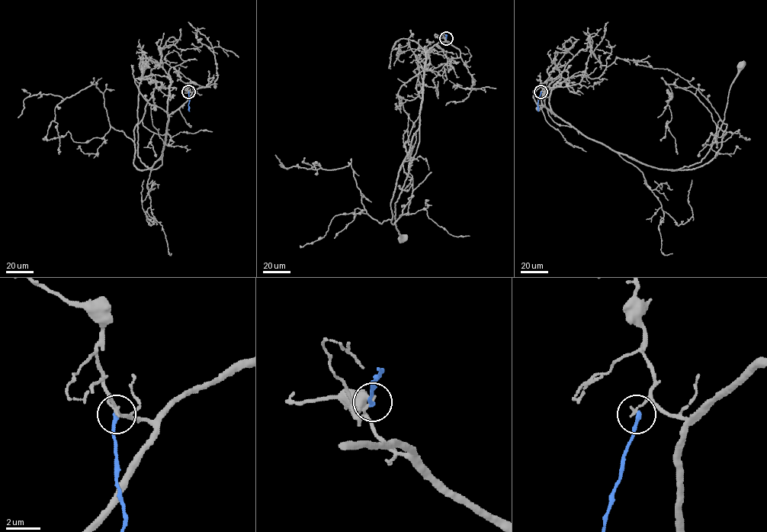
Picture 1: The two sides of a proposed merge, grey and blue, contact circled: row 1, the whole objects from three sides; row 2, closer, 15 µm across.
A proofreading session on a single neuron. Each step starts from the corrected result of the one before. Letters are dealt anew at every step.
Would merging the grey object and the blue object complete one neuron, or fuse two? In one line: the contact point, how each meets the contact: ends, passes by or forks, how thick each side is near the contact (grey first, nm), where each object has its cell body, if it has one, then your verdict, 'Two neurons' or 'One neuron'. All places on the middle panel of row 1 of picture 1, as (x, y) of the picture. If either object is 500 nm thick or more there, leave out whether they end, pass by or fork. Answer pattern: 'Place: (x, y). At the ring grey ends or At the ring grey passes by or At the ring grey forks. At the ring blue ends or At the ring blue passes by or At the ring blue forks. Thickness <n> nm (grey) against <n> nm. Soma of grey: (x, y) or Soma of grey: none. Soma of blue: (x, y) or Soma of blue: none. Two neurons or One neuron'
Place: (446, 38). At the ring grey ends. At the ring blue ends. Thickness 160 nm (grey) against 240 nm. Soma of grey: (402, 238). Soma of blue: none. Two neurons

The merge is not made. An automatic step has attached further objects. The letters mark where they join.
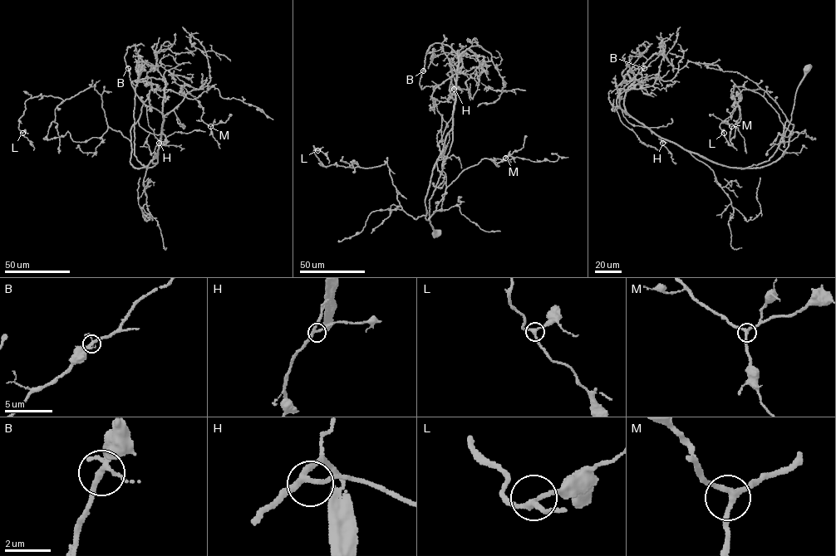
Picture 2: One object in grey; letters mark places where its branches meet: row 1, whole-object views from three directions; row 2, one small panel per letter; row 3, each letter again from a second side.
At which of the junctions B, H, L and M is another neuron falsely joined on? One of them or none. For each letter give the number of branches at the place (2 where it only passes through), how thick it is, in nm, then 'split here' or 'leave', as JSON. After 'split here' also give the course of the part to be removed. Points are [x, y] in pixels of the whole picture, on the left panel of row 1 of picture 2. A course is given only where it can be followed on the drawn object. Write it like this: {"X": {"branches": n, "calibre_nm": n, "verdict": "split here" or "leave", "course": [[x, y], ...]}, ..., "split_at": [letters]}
{"B": {"branches": 4, "calibre_nm": 200, "verdict": "leave"}, "H": {"branches": 3, "calibre_nm": 240, "verdict": "leave"}, "L": {"branches": 3, "calibre_nm": 220, "verdict": "leave"}, "M": {"branches": 3, "calibre_nm": 240, "verdict": "leave"}, "split_at": []}

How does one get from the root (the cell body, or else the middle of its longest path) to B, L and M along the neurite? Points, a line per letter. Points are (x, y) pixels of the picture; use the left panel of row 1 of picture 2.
B: (140, 69), (135, 88), (134, 155), (148, 168), (157, 163), (163, 115), (140, 99), (131, 85), (128, 68)
L: (140, 69), (134, 155), (152, 167), (157, 157), (130, 163), (94, 86), (28, 99), (22, 133)
M: (140, 69), (134, 155), (146, 168), (157, 163), (135, 168), (130, 129), (152, 89), (195, 99), (210, 126)

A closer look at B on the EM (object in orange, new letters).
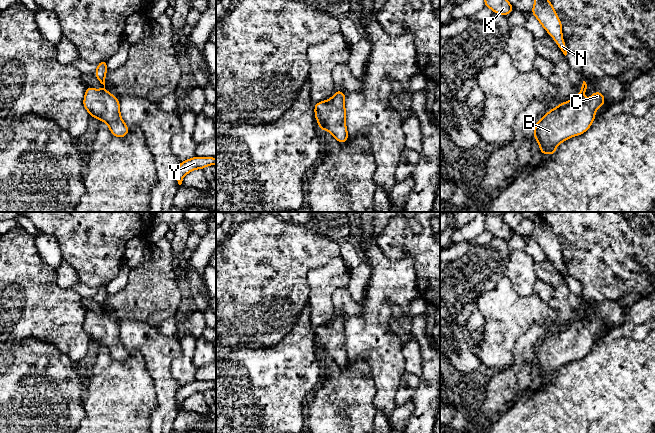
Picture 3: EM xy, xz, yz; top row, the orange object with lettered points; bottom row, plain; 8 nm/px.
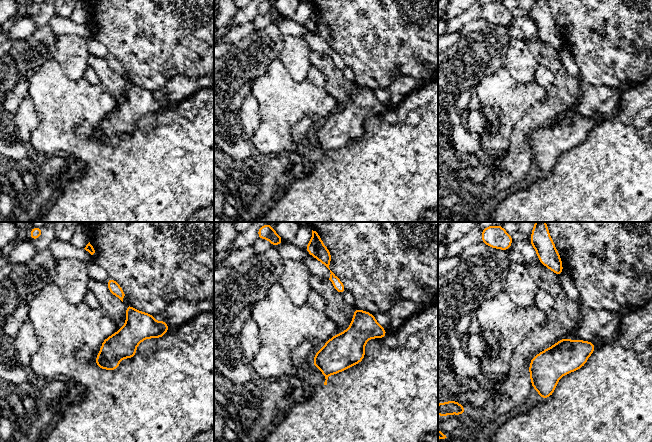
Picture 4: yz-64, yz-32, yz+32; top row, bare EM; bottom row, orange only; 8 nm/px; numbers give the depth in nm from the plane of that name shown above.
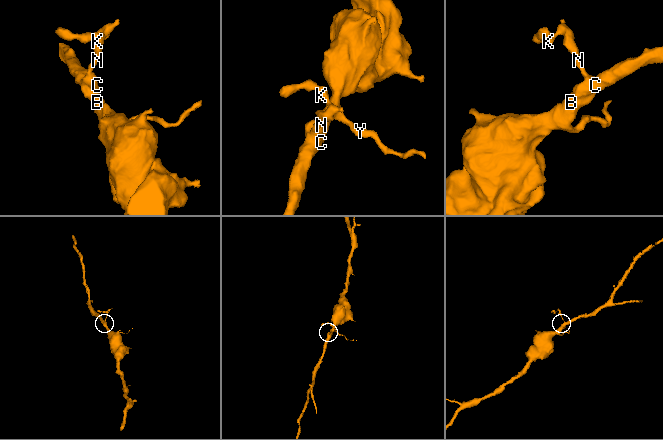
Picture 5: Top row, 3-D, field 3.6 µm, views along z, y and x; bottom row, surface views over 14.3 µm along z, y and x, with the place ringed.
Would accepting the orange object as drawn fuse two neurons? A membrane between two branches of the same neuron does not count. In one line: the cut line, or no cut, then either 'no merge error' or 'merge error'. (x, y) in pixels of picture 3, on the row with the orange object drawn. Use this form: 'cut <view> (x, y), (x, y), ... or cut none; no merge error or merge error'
cut none; no merge error

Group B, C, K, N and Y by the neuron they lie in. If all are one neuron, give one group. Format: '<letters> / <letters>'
B C K N Y

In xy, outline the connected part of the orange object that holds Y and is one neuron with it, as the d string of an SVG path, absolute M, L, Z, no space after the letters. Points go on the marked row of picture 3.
M198 157L190 158L181 162L177 167L177 181L181 185L183 177L195 169L204 169L208 165L216 165L216 158Z

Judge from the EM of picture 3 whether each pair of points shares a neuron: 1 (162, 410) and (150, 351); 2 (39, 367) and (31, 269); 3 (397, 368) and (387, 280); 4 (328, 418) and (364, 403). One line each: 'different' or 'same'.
1: same
2: different
3: same
4: same

